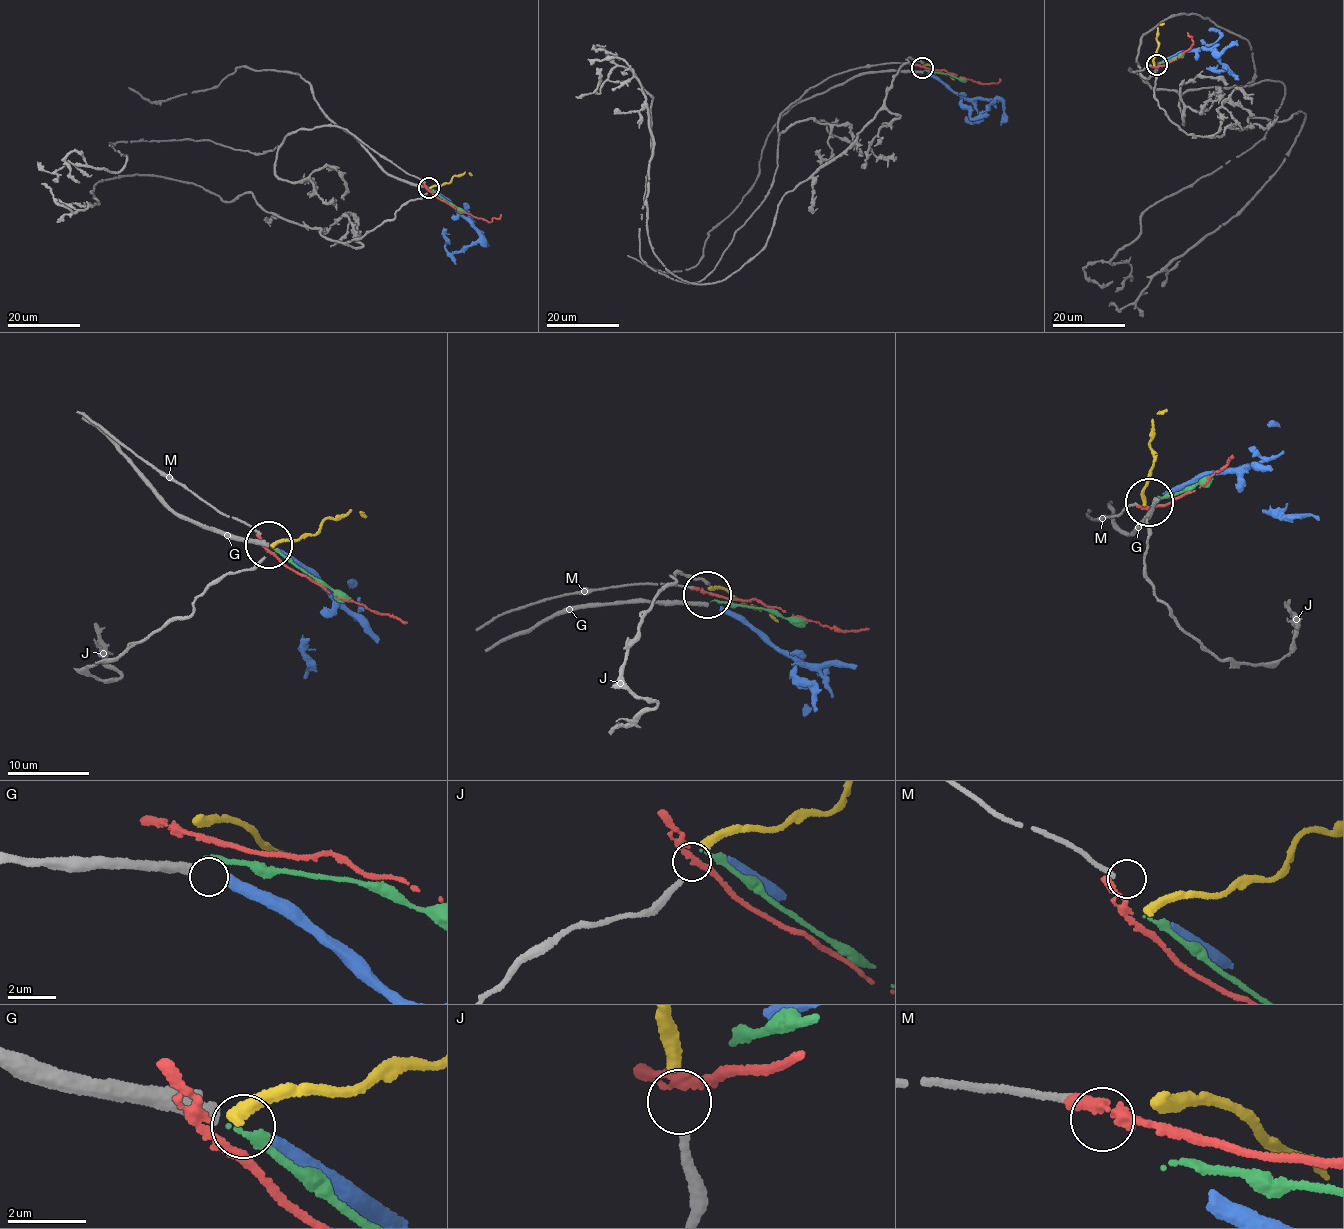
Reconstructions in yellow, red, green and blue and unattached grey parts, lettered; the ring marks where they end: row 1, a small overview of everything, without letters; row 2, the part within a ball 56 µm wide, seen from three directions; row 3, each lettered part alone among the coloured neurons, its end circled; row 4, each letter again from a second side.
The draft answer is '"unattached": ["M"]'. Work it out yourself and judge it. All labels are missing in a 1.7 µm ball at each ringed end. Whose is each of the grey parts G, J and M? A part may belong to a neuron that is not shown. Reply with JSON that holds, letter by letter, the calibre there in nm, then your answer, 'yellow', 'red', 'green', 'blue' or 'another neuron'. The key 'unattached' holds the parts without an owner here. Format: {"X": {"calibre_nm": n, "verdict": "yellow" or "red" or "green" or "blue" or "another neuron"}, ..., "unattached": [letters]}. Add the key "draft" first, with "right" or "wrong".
{"draft": "right", "G": {"calibre_nm": 440, "verdict": "blue"}, "J": {"calibre_nm": 240, "verdict": "yellow"}, "M": {"calibre_nm": 190, "verdict": "another neuron"}, "unattached": ["M"]}

